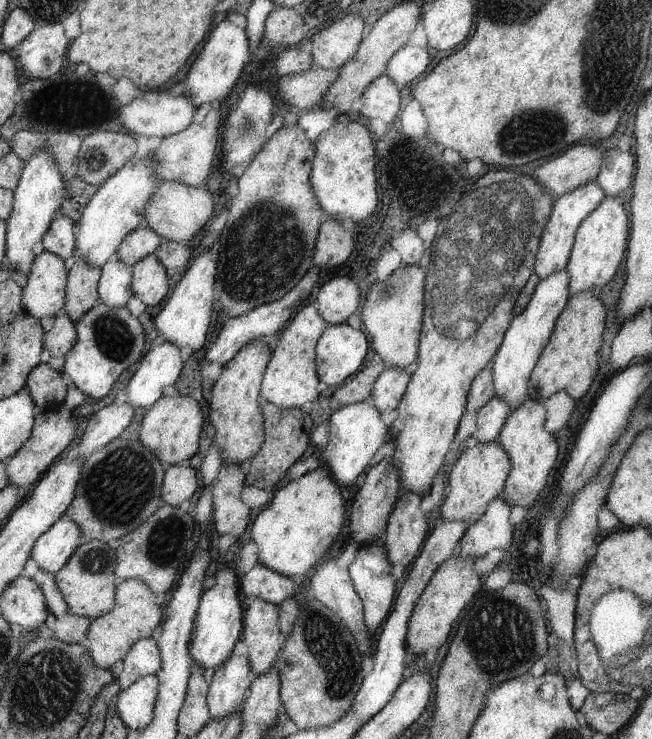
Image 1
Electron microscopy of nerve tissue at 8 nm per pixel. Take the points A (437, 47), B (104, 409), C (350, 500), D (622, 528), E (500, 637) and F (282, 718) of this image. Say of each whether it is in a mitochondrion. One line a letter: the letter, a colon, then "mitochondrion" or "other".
A: other
B: other
C: other
D: other
E: mitochondrion
F: other

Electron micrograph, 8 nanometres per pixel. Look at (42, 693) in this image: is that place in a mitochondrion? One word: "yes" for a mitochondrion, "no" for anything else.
yes

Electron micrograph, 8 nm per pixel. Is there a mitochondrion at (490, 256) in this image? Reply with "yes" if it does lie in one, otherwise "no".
yes

